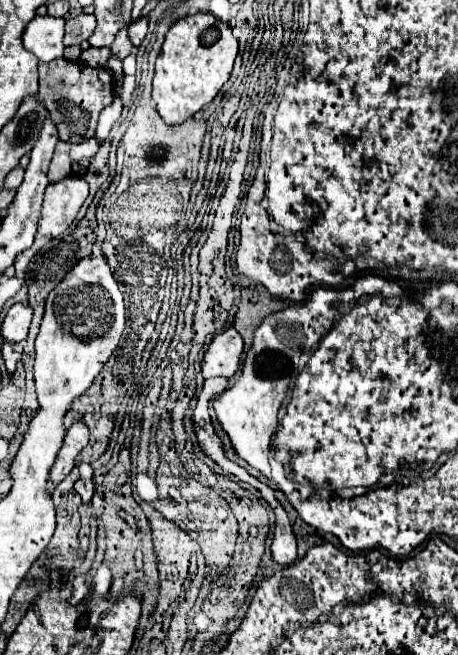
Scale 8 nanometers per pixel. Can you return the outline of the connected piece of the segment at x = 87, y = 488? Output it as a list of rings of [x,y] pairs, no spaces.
[[[77,480],[77,482],[75,482],[75,492],[77,492],[79,496],[83,496],[83,502],[85,502],[85,504],[91,502],[93,490],[95,490],[93,480]]]

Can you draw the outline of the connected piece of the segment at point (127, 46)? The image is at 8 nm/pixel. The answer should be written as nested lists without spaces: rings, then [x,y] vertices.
[[[128,27],[123,28],[123,30],[117,34],[115,42],[111,44],[111,52],[113,52],[113,56],[117,56],[119,60],[123,60],[125,56],[129,56],[129,54],[135,54],[135,52],[137,52],[137,48],[135,48],[131,43],[129,36],[127,36],[127,32]]]

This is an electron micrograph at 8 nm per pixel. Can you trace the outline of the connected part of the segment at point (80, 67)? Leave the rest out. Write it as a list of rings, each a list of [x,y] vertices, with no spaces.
[[[57,58],[53,62],[39,62],[39,96],[45,100],[51,120],[57,126],[59,140],[69,144],[81,144],[89,140],[95,134],[97,120],[105,104],[113,102],[113,78],[107,76],[109,82],[105,82],[105,74],[101,68],[91,68],[83,62]]]

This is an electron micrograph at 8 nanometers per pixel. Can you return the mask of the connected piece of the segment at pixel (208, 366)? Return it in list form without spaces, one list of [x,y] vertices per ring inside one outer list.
[[[235,328],[225,330],[223,334],[215,336],[209,350],[205,352],[203,360],[203,376],[213,378],[213,376],[225,376],[231,378],[241,364],[241,354],[243,354],[243,338]]]

